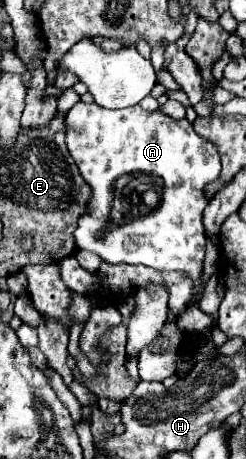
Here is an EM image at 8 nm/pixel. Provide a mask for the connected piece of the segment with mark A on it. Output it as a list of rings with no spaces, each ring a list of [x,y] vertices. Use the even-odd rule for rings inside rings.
[[[76,103],[66,113],[66,143],[80,175],[92,189],[88,211],[80,215],[74,231],[78,249],[92,251],[110,263],[148,265],[152,269],[180,269],[194,277],[194,299],[200,293],[200,271],[204,259],[204,209],[210,199],[204,191],[206,185],[220,179],[220,153],[218,147],[200,137],[188,119],[174,119],[160,109],[146,111],[140,105],[120,111],[102,109],[96,103]],[[128,173],[160,175],[164,193],[160,207],[148,217],[136,217],[118,227],[112,225],[112,185],[120,175]]]

